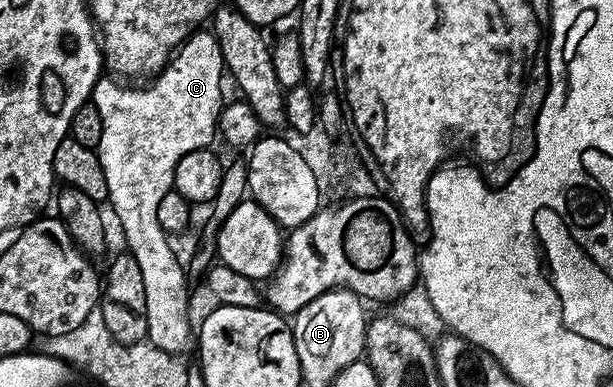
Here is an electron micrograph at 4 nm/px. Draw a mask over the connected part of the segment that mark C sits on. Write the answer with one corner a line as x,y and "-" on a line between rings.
195,31
187,37
185,43
178,47
177,53
173,54
169,65
157,74
143,89
133,89
133,84
123,83
121,80
115,79
110,75
102,75
94,85
92,92
92,104
96,107
96,111
100,111
100,119
104,119
104,132
100,135
100,143
97,147
97,154
100,159
100,165
104,169
105,182
108,183
108,205
114,208
114,213
118,216
118,225
124,233
125,248
134,260
138,262
142,281
144,283
144,292
146,294
146,319
147,319
147,342
156,348
168,353
177,355
185,354
184,351
194,341
194,327
190,325
190,297
188,295
188,281
186,279
186,269
176,261
176,257
172,253
169,243
169,233
166,229
160,227
160,219
158,212
160,211
160,199
164,199
164,195
168,195
174,187
174,176
176,175
176,163
180,163
180,159
184,159
184,155
188,155
188,151
196,151
197,149
205,149
213,146
216,141
216,134
219,132
218,118
222,116
224,108
224,100
222,101
222,77
224,81
224,66
222,56
220,55
220,43
213,32

